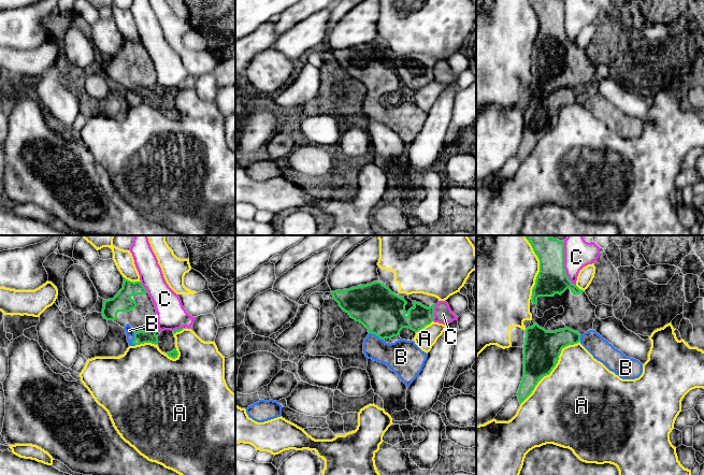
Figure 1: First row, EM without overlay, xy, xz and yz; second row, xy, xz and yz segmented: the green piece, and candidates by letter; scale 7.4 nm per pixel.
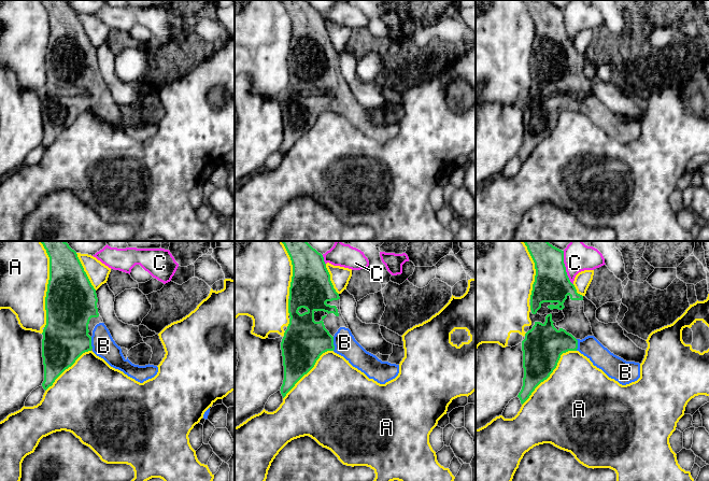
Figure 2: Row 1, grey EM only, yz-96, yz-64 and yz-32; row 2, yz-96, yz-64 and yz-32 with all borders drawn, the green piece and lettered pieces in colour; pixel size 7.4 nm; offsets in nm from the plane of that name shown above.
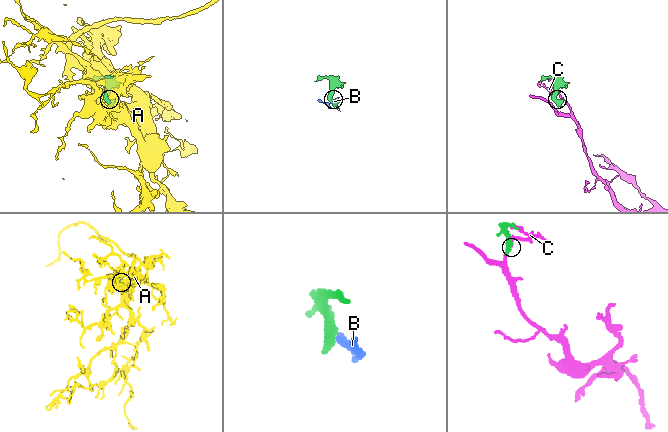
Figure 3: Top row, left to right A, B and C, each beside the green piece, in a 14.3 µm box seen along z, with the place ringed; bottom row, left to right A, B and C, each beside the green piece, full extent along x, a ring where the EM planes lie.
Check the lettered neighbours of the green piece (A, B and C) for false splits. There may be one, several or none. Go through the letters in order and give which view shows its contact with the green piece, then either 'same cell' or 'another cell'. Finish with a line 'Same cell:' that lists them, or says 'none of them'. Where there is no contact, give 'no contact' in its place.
A: meets green in yz; another cell
B: meets green in xz; same cell
C: meets green in yz; another cell
Same cell: B

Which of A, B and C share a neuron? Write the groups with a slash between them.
A / B / C

